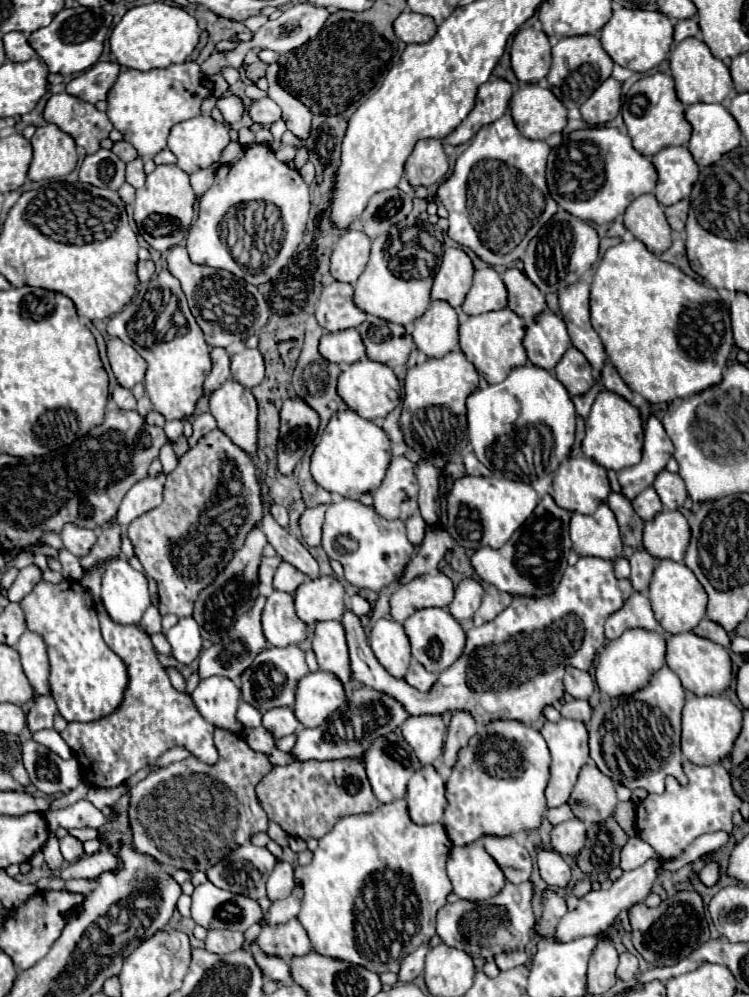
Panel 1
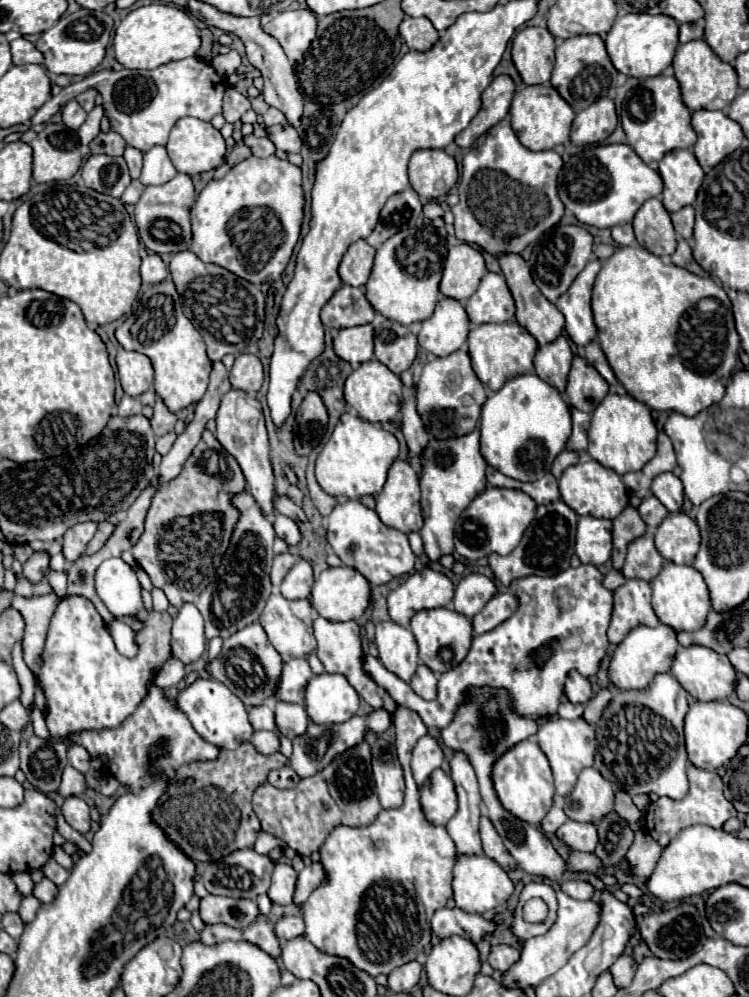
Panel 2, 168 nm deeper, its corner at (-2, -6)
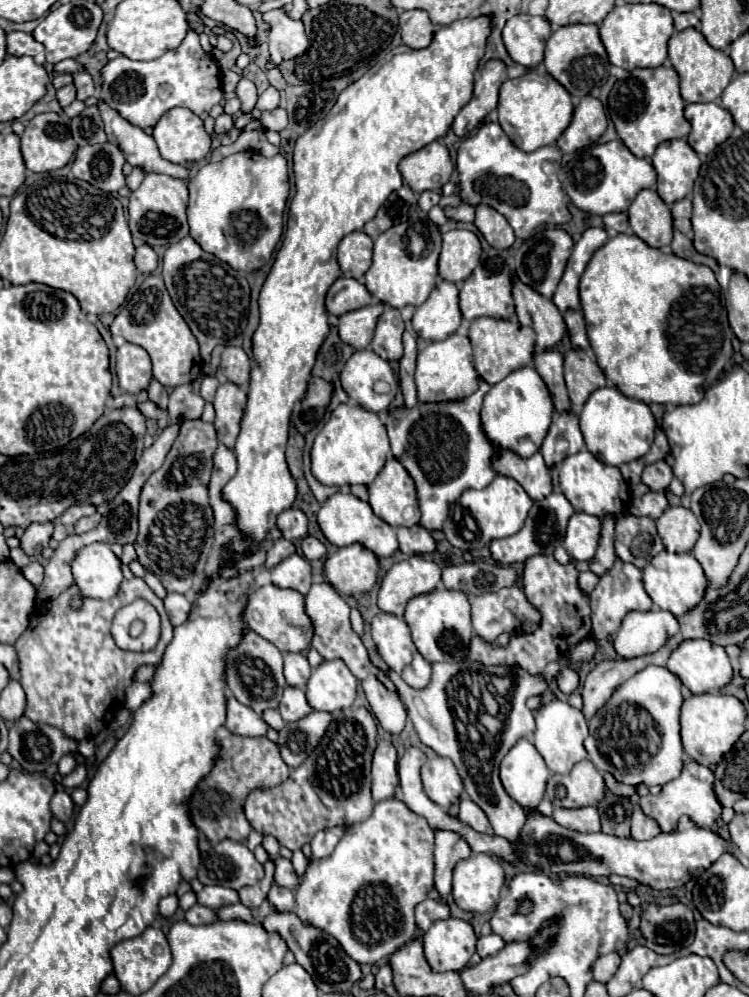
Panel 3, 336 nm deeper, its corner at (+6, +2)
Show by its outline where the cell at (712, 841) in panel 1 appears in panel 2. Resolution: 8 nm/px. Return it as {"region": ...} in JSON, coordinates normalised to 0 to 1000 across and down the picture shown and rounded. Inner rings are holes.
{"region":[[[850,834],[848,844],[837,854],[834,862],[837,866],[842,866],[842,870],[848,870],[848,878],[861,882],[874,872],[874,862],[880,862],[880,854],[883,854],[880,846],[866,836]]]}

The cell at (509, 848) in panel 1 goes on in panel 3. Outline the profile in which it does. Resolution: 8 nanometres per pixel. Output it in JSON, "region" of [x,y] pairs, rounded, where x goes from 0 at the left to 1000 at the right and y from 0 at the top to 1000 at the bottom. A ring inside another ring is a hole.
{"region":[[[621,797],[615,803],[615,811],[613,811],[613,819],[618,825],[623,825],[629,831],[648,836],[648,838],[658,838],[658,831],[650,823],[650,817]]]}

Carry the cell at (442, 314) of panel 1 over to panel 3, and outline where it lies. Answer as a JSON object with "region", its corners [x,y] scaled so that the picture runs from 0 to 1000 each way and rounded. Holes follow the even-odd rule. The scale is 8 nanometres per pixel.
{"region":[[[586,282],[573,300],[557,308],[551,316],[551,330],[567,342],[597,340],[615,326],[615,312],[610,300],[610,286]]]}

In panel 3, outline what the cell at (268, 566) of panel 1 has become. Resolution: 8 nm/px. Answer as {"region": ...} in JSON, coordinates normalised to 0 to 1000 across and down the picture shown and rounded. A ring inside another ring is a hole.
{"region":[[[370,541],[370,543],[364,543],[364,547],[356,551],[356,561],[354,561],[354,569],[356,571],[362,571],[362,569],[367,569],[372,563],[378,563],[378,561],[383,561],[386,557],[391,557],[394,555],[394,547],[389,545],[389,543],[383,543],[383,541]]]}

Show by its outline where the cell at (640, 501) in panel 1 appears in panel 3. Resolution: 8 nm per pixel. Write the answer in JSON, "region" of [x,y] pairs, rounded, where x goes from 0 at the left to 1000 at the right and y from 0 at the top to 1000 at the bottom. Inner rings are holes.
{"region":[[[861,494],[858,498],[853,501],[845,501],[842,503],[842,509],[840,513],[845,517],[856,517],[856,519],[869,519],[869,521],[877,521],[883,519],[883,515],[891,511],[891,498],[885,494]]]}

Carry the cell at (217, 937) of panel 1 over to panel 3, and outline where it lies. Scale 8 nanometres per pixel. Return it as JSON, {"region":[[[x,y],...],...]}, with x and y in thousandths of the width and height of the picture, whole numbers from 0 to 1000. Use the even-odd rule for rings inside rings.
{"region":[[[263,906],[247,916],[247,924],[255,928],[276,928],[276,926],[292,924],[292,920],[290,920],[287,912],[279,912],[279,910],[271,910]]]}

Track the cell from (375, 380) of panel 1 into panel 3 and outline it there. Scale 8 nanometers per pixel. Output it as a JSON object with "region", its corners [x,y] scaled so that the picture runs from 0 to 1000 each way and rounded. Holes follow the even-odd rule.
{"region":[[[498,350],[474,352],[466,358],[455,372],[455,386],[469,400],[498,414],[514,412],[533,392],[522,366]]]}

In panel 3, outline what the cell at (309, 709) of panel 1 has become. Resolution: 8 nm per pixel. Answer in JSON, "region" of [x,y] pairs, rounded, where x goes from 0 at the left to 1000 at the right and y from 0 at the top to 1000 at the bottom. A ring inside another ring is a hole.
{"region":[[[431,663],[418,671],[407,697],[421,713],[453,713],[469,709],[477,699],[477,681],[458,663]]]}

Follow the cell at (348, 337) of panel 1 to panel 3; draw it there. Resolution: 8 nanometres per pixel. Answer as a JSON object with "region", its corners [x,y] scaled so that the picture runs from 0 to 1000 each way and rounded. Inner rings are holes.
{"region":[[[503,304],[503,306],[490,306],[485,310],[455,316],[450,330],[458,344],[474,350],[487,350],[498,340],[498,330],[509,312],[511,312],[511,306]]]}

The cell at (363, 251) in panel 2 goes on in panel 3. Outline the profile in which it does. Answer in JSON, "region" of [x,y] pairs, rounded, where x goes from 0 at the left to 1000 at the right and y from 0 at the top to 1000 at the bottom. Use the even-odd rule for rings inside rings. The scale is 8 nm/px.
{"region":[[[471,232],[463,238],[458,238],[450,250],[455,274],[482,282],[487,272],[495,268],[495,250],[498,242],[485,232]]]}

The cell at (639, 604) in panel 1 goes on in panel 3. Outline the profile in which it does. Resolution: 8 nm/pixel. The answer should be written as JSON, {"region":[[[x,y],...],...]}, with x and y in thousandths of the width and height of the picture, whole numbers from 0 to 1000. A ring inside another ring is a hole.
{"region":[[[829,561],[821,563],[818,571],[810,573],[797,589],[789,595],[789,623],[792,623],[792,641],[808,641],[824,635],[832,619],[840,613],[869,613],[872,603],[858,591],[856,583],[856,571],[850,571],[845,565],[834,565]]]}

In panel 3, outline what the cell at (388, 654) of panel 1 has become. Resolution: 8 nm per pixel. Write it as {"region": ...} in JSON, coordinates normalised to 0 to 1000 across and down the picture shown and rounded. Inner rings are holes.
{"region":[[[503,615],[495,623],[495,637],[506,657],[522,671],[535,675],[549,665],[554,647],[538,621],[522,615]]]}

